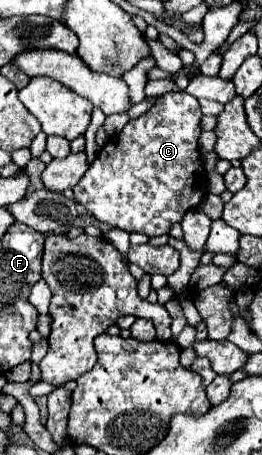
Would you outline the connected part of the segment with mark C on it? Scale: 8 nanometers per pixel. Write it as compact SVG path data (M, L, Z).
M174 91L164 93L148 109L148 113L140 115L134 121L128 121L120 133L112 135L106 141L82 181L74 187L76 201L98 221L118 227L122 231L136 231L148 237L166 235L170 231L170 225L182 221L184 213L198 207L202 203L202 197L206 195L206 171L198 151L200 119L202 111L196 97Z

